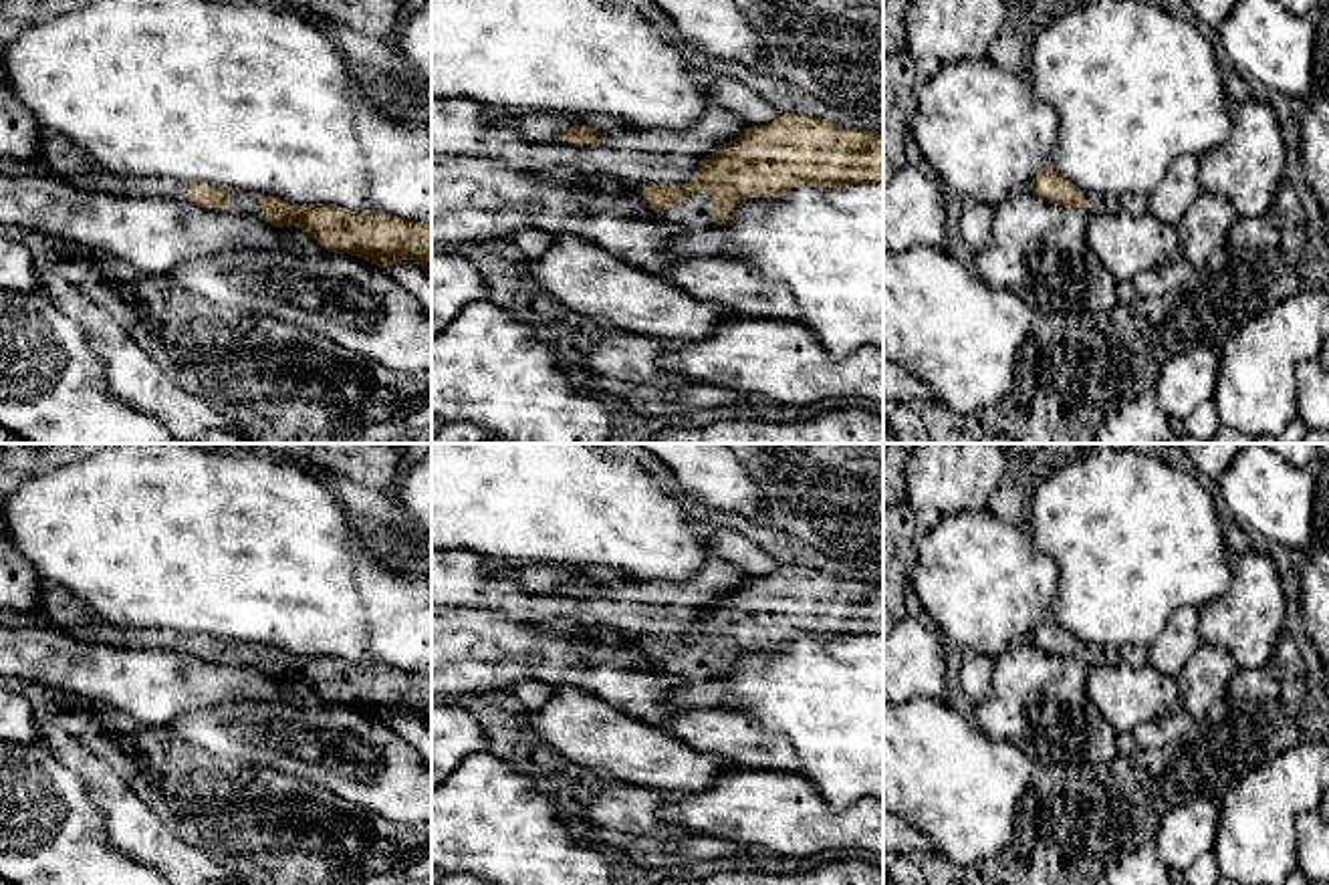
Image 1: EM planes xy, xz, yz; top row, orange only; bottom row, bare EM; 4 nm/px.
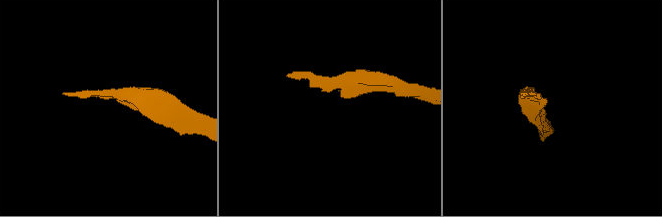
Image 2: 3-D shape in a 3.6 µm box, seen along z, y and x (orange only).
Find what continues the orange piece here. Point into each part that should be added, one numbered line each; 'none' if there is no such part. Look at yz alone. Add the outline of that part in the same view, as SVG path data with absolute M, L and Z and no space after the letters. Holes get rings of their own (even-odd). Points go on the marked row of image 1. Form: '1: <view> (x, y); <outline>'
1: yz (1096, 204); M1085 194L1083 210L1087 216L1101 216L1101 214L1117 214L1121 212L1119 198L1103 196L1103 194Z

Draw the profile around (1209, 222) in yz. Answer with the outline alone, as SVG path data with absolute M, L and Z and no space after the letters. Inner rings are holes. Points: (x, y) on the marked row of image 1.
M1202 192L1176 226L1182 270L1202 268L1218 246L1230 242L1236 220L1238 216L1226 198Z

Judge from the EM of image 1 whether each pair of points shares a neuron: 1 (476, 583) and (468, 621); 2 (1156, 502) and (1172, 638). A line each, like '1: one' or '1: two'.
1: two
2: two

